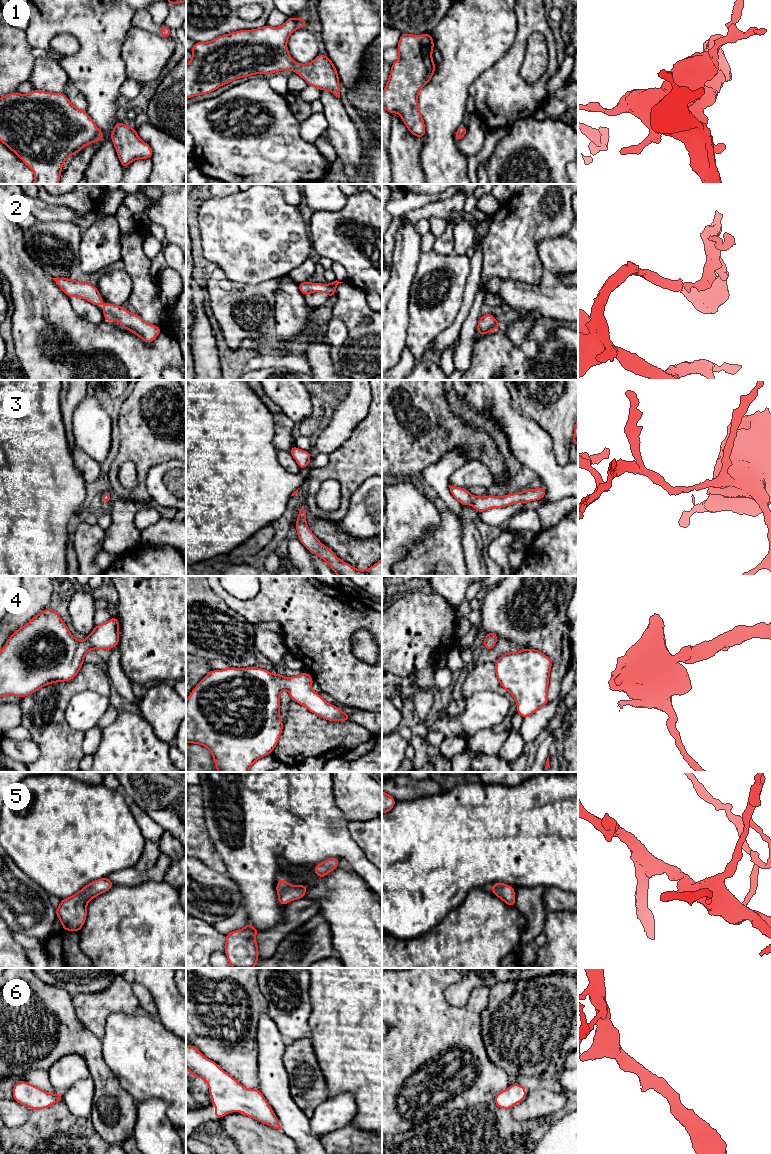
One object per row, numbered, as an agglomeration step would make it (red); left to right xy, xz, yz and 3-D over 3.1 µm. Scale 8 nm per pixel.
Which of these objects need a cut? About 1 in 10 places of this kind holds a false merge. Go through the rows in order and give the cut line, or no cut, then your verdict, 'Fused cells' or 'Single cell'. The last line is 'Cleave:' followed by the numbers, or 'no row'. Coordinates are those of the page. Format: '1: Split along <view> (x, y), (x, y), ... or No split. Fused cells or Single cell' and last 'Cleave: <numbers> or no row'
1: No split. Single cell
2: No split. Single cell
3: No split. Single cell
4: No split. Single cell
5: No split. Single cell
6: No split. Single cell
Cleave: no row

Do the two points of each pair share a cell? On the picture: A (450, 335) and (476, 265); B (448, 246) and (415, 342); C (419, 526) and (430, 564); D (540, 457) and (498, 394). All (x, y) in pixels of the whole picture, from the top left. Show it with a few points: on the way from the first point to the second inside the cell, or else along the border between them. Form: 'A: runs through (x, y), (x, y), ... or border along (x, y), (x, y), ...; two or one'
A: runs through (460, 318), (468, 302), (473, 282); one
B: border along (433, 249), (441, 254), (454, 253); two
C: border along (440, 522), (405, 553); two
D: runs through (528, 441), (524, 434), (501, 410); one

